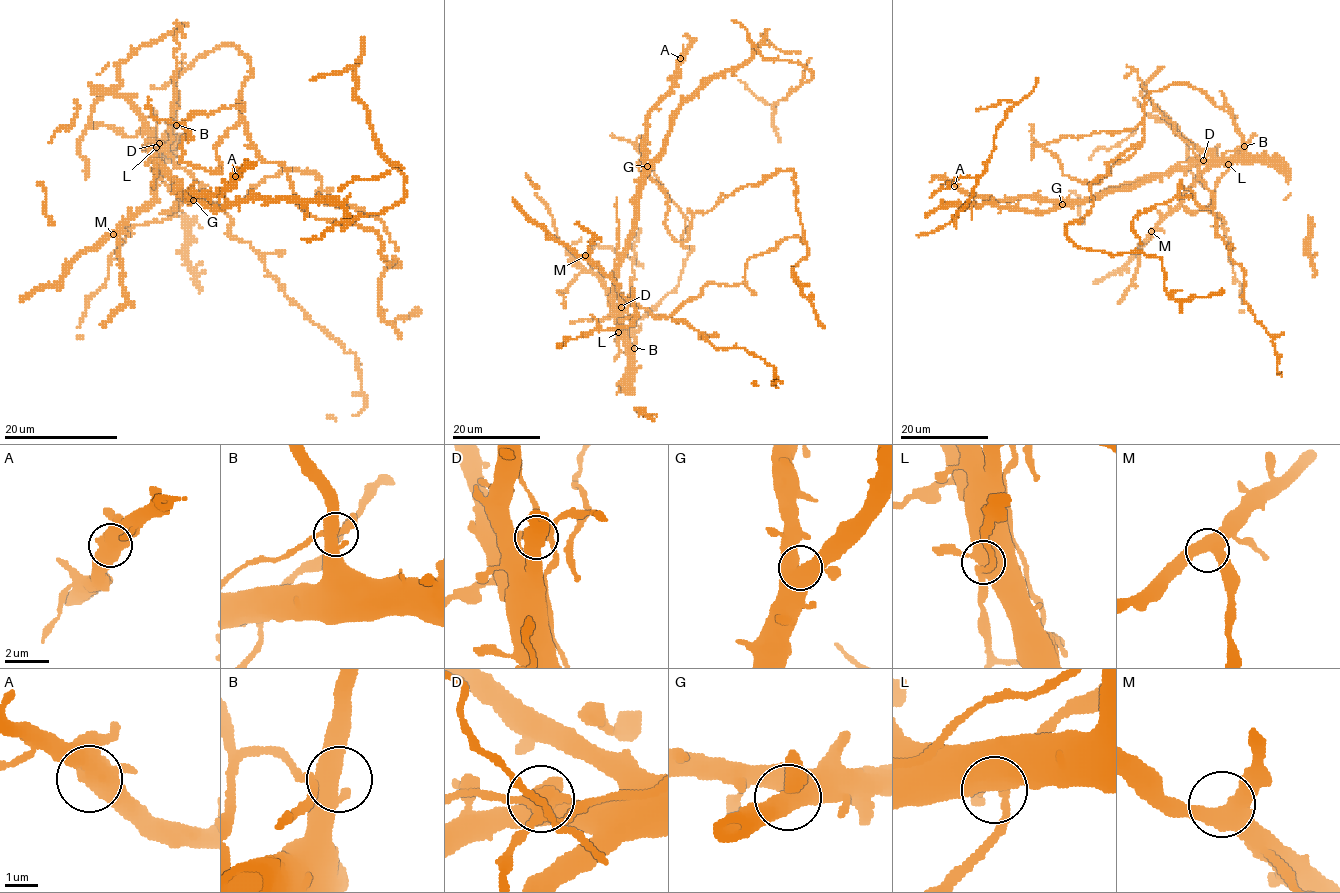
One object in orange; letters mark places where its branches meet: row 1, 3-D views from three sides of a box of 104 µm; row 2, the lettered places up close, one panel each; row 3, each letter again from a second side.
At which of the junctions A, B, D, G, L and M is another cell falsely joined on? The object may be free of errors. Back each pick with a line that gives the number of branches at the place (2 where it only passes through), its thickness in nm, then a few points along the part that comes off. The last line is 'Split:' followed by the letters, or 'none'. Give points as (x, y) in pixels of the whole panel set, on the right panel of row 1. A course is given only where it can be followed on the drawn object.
D: Branches: 4. Thickness 400 nm. Course of the part to remove: (1202, 160), (1177, 164), (1165, 172), (1147, 175), (1094, 194)
Split: D

